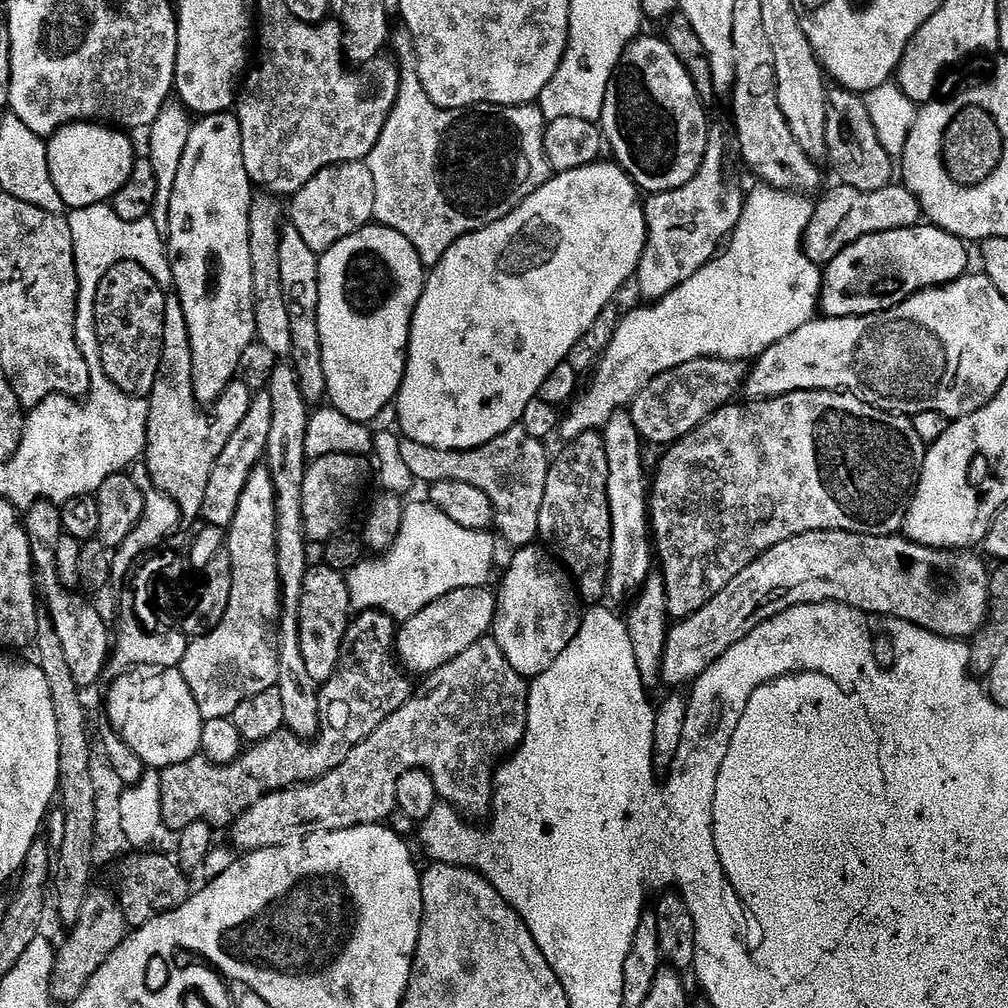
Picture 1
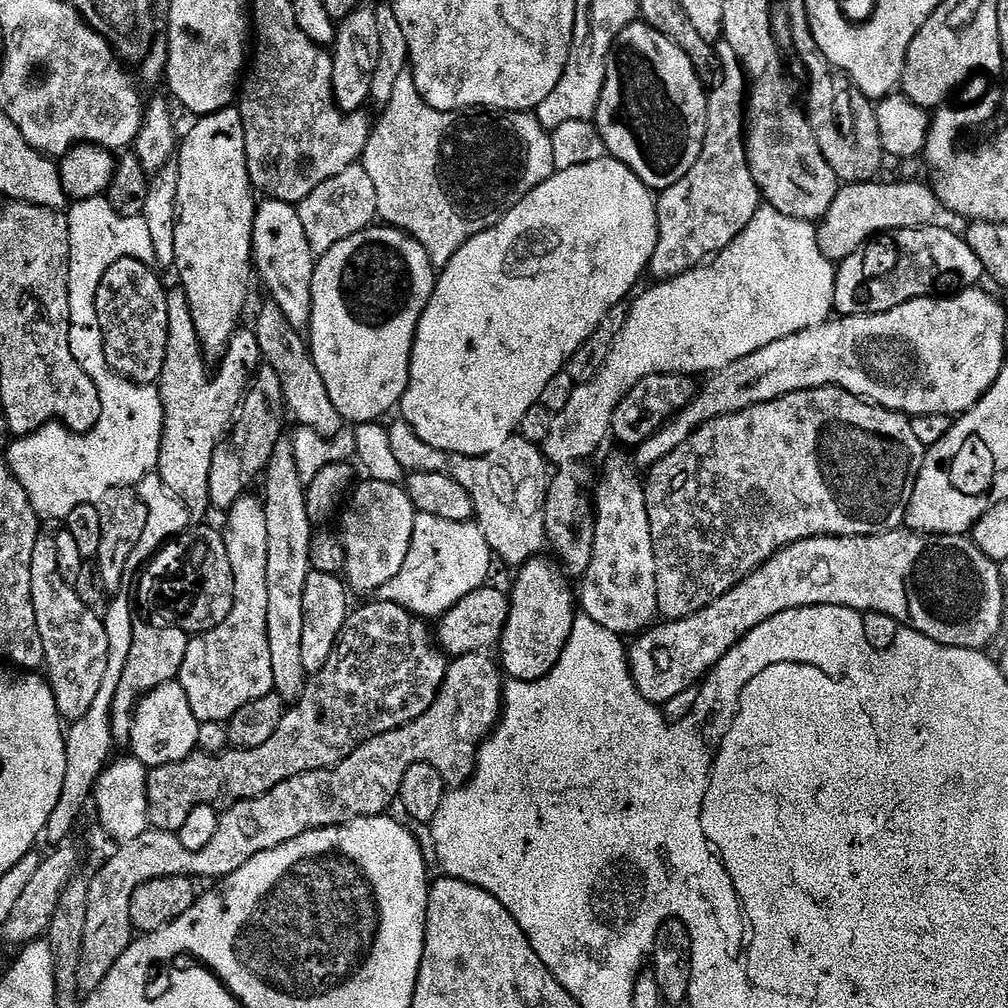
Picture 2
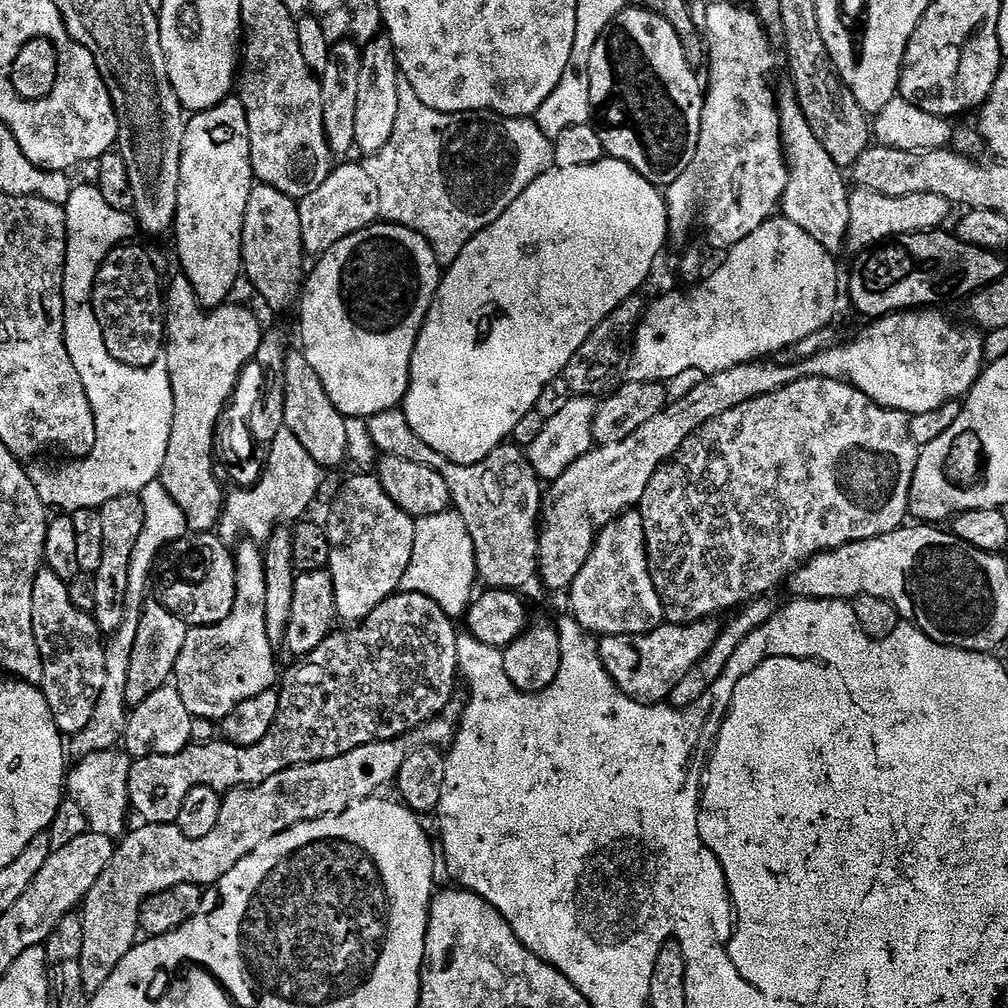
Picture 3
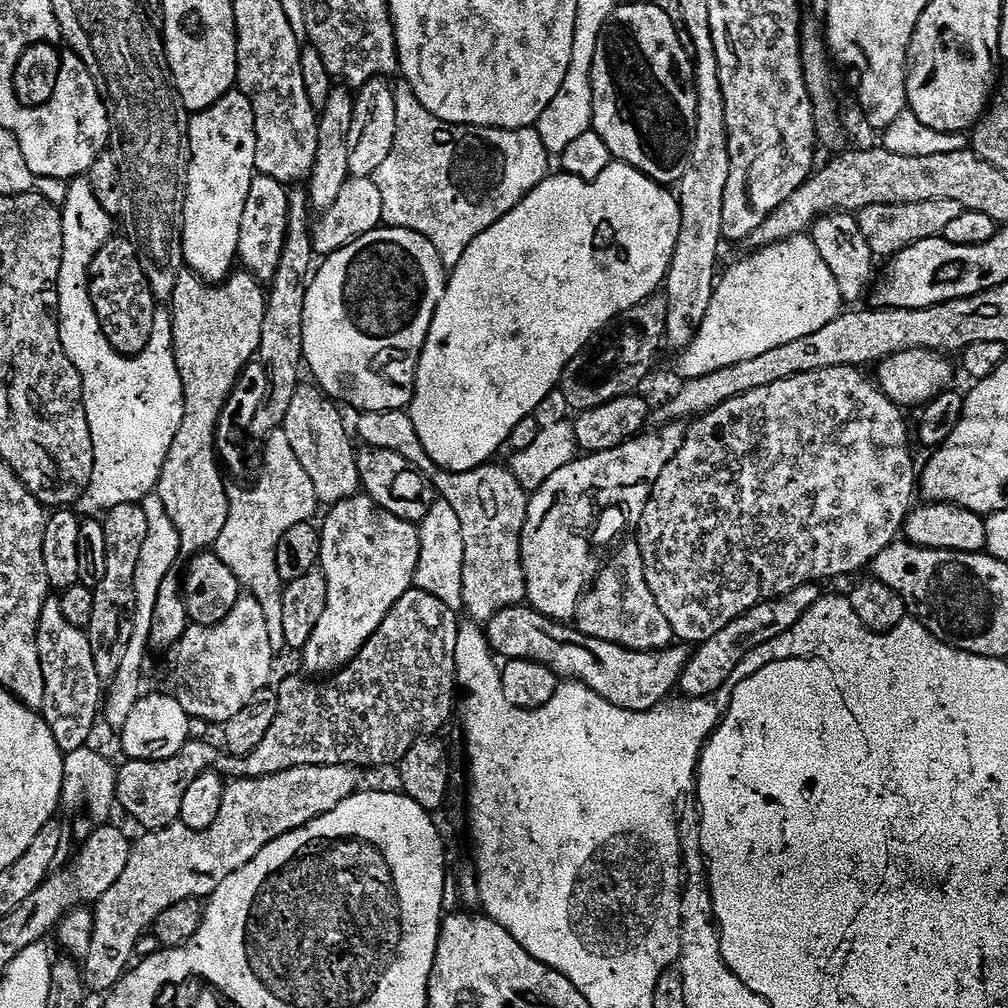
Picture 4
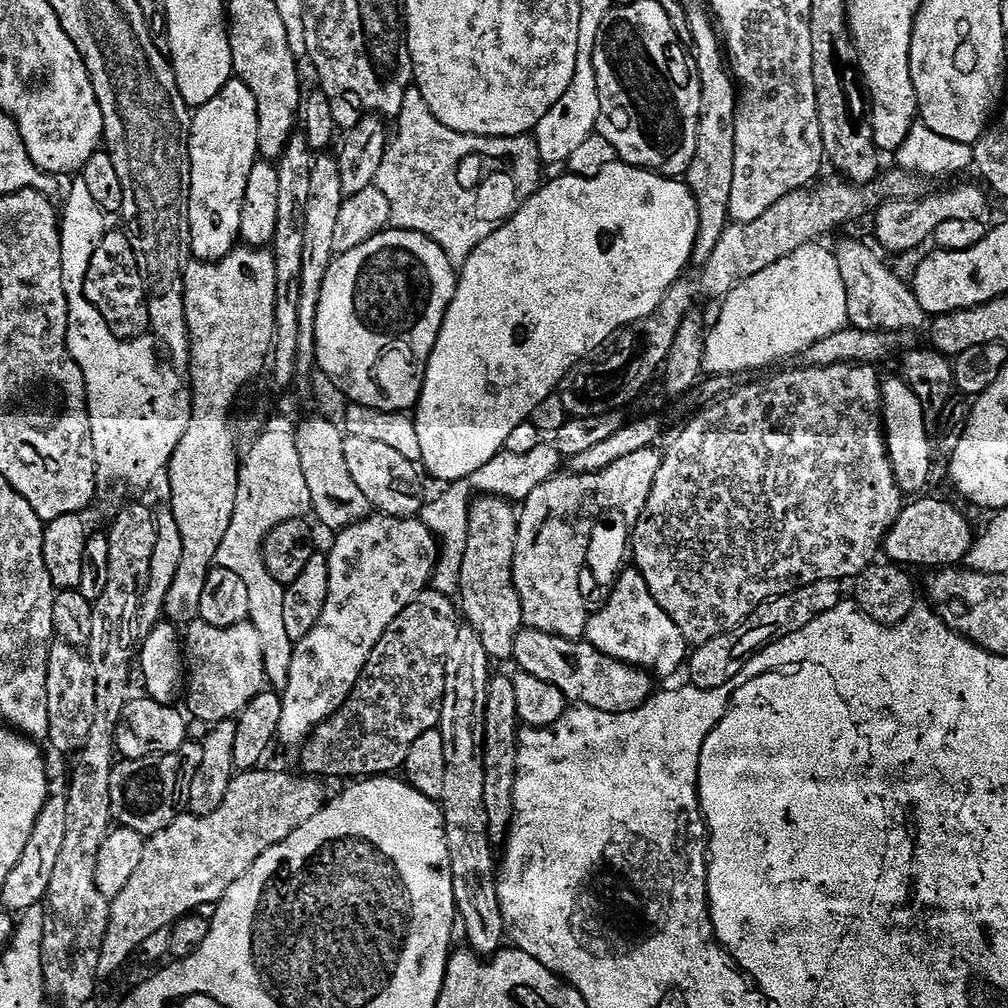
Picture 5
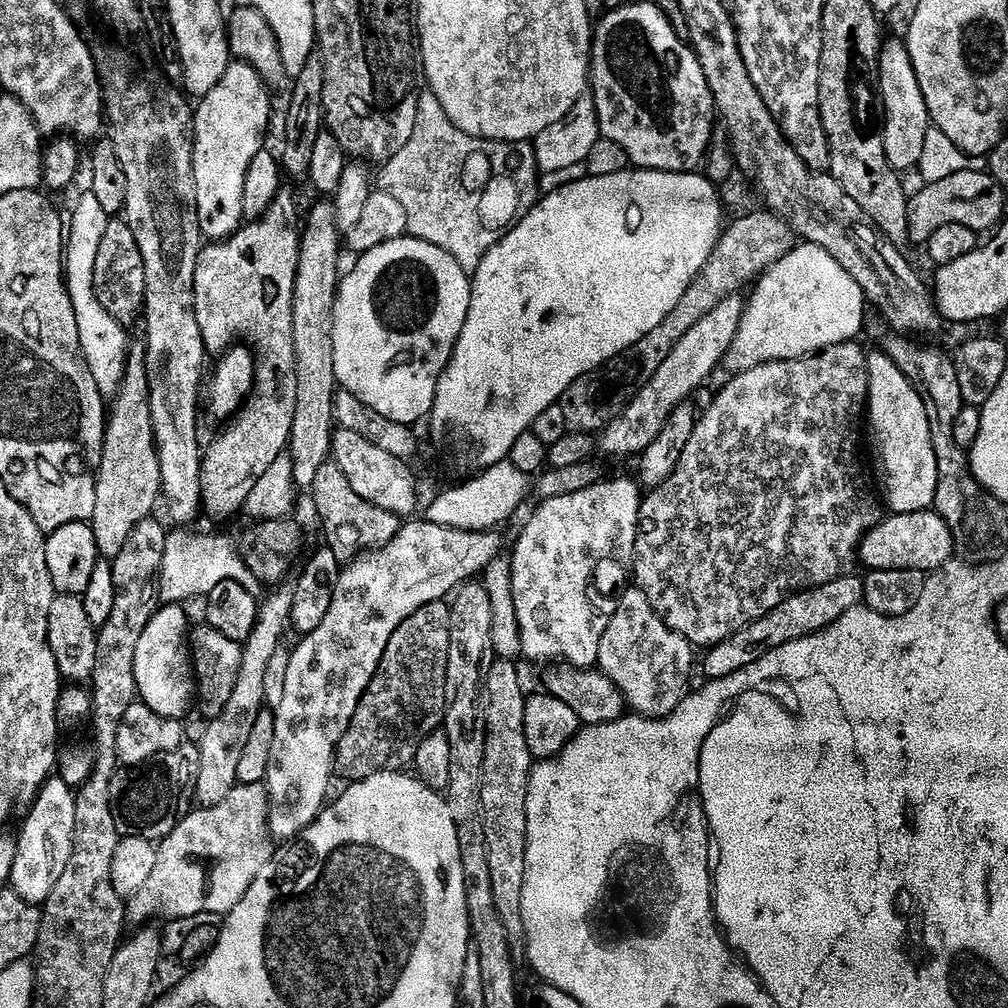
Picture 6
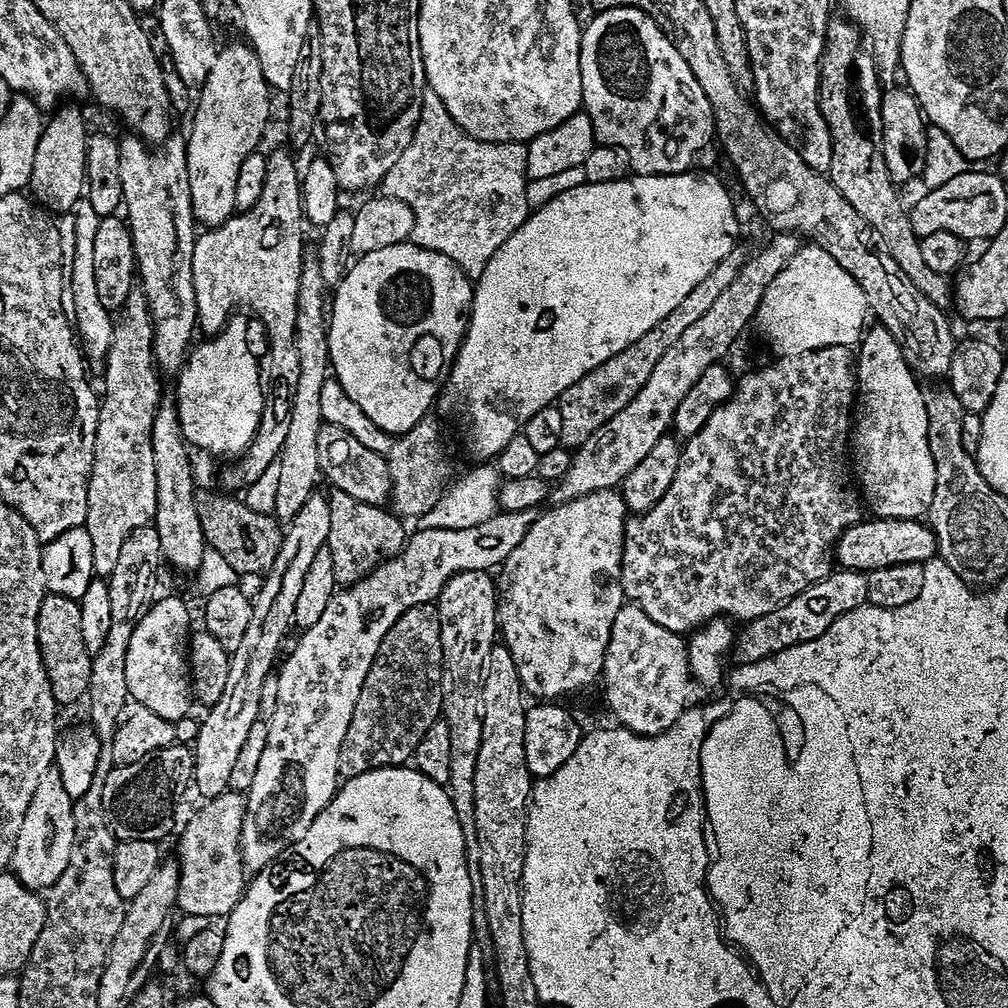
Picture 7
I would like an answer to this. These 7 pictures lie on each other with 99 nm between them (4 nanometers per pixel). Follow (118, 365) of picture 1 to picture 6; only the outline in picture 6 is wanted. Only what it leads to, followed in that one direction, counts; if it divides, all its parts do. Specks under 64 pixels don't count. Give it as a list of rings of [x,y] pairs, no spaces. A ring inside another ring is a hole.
[[[109,219],[106,234],[102,234],[102,246],[96,251],[94,266],[94,291],[98,302],[118,323],[131,326],[141,319],[144,310],[146,274],[138,242],[134,242],[134,230],[130,230],[127,220]]]

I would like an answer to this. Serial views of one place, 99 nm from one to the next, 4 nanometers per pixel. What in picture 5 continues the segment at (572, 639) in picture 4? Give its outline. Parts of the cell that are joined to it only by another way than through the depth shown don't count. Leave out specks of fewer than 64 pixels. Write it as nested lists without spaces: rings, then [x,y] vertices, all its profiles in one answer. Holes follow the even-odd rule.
[[[525,626],[514,642],[512,660],[519,671],[558,686],[566,699],[576,706],[603,712],[633,712],[654,695],[653,677],[644,669],[618,662],[584,640],[567,640]]]

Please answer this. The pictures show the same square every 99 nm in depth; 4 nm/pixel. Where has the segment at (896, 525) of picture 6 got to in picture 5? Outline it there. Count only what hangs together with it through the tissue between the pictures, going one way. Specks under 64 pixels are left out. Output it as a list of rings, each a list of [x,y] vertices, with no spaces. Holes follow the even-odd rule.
[[[922,498],[913,499],[911,502],[905,503],[904,509],[900,512],[900,517],[896,519],[894,522],[894,526],[889,530],[888,535],[884,538],[884,543],[882,545],[882,552],[885,557],[893,565],[897,566],[909,566],[908,564],[913,564],[916,568],[928,568],[927,570],[936,570],[939,569],[941,566],[956,566],[959,565],[961,562],[967,561],[968,559],[968,551],[971,550],[972,545],[974,543],[974,531],[972,532],[972,528],[968,525],[967,520],[964,518],[963,514],[959,512],[958,509],[955,508],[952,504],[947,504],[944,500],[918,500]]]

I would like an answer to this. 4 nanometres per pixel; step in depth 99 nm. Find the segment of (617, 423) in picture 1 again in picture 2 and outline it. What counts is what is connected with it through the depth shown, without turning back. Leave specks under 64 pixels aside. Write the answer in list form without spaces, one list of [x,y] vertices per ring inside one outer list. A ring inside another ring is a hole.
[[[612,456],[604,468],[600,490],[598,496],[594,498],[596,525],[594,526],[590,566],[579,581],[580,588],[578,584],[578,604],[583,615],[594,618],[598,626],[606,626],[606,630],[610,630],[621,638],[635,637],[653,627],[658,616],[656,611],[656,559],[654,558],[654,542],[650,534],[650,518],[646,514],[644,485],[641,477],[636,477],[637,469],[633,461],[629,457],[628,460],[624,456]]]

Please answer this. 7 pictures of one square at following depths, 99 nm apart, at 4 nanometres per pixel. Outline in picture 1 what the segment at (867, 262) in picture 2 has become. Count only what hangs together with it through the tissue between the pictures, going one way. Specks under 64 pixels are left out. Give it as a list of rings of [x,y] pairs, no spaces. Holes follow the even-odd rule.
[[[927,222],[915,228],[860,234],[853,240],[856,240],[853,244],[845,248],[843,245],[823,269],[818,308],[824,316],[868,316],[871,312],[882,312],[921,288],[948,284],[969,269],[965,241]]]

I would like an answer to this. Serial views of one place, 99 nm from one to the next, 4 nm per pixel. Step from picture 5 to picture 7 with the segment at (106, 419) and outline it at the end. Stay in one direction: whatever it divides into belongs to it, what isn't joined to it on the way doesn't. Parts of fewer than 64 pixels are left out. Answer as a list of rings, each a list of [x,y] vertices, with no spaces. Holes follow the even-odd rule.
[[[87,198],[81,199],[74,213],[77,218],[77,248],[76,255],[70,260],[70,304],[74,309],[74,328],[82,341],[87,359],[91,363],[93,360],[94,363],[103,365],[107,361],[108,351],[112,345],[114,320],[102,306],[102,298],[98,298],[98,282],[94,270],[94,241],[98,239],[98,226],[102,218],[94,214],[94,206],[90,206]]]

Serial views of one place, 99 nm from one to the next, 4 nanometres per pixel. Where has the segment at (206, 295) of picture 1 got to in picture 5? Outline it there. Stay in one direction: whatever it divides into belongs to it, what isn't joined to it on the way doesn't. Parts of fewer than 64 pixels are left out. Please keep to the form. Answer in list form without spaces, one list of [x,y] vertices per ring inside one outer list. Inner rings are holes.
[[[238,78],[232,79],[206,106],[193,113],[190,138],[191,194],[188,203],[192,256],[212,263],[229,255],[240,237],[242,202],[250,170],[258,162],[258,112],[253,92]]]

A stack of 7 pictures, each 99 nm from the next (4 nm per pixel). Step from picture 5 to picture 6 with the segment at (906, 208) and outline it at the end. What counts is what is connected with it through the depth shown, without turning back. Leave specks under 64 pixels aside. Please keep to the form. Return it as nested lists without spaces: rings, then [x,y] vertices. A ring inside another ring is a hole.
[[[975,168],[952,174],[933,184],[925,183],[924,189],[908,201],[908,240],[911,243],[927,245],[928,239],[941,226],[951,223],[967,226],[977,232],[993,229],[1002,219],[1006,193],[987,171]]]

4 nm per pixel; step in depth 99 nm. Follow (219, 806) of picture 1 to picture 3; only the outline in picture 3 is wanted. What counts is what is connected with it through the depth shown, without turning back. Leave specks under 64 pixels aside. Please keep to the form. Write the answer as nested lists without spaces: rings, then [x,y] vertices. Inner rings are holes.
[[[399,592],[395,595],[391,596],[390,598],[386,599],[385,602],[382,602],[382,605],[375,607],[374,610],[367,616],[366,620],[361,621],[357,625],[353,625],[351,628],[345,629],[346,632],[340,632],[340,630],[333,631],[331,635],[329,635],[326,639],[323,640],[322,644],[315,648],[314,651],[310,653],[310,655],[303,657],[294,668],[290,669],[284,676],[281,677],[280,683],[282,682],[281,686],[278,686],[278,696],[279,696],[279,706],[278,706],[278,714],[275,718],[275,722],[268,734],[262,738],[257,745],[250,745],[246,747],[240,747],[239,745],[234,745],[229,742],[213,742],[211,744],[198,744],[198,743],[191,743],[188,747],[184,748],[178,754],[174,754],[173,756],[141,756],[139,758],[133,759],[132,761],[132,770],[130,772],[130,800],[131,800],[131,811],[133,813],[136,812],[138,815],[141,816],[141,821],[144,824],[175,824],[176,819],[178,818],[178,814],[182,810],[182,802],[186,802],[186,794],[190,794],[190,790],[194,790],[195,788],[212,788],[214,791],[219,792],[221,794],[227,794],[232,791],[233,788],[239,788],[241,786],[251,786],[253,784],[261,784],[263,780],[266,778],[272,778],[275,774],[281,773],[282,770],[296,768],[298,765],[306,765],[306,764],[313,764],[316,761],[322,760],[329,760],[330,758],[341,757],[342,754],[348,754],[352,750],[360,749],[364,745],[370,745],[374,743],[384,743],[390,740],[397,740],[403,736],[409,734],[409,732],[416,731],[421,727],[425,727],[429,725],[433,718],[439,716],[441,713],[444,712],[445,707],[453,701],[454,696],[452,696],[454,692],[454,686],[458,684],[458,677],[459,677],[459,664],[457,662],[457,638],[460,635],[458,629],[454,626],[455,621],[453,617],[450,617],[445,614],[445,611],[442,610],[440,606],[432,598],[428,598],[425,595],[418,594],[417,592]]]

